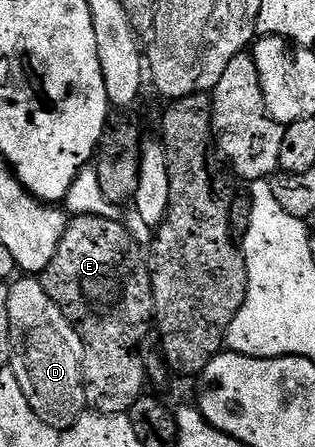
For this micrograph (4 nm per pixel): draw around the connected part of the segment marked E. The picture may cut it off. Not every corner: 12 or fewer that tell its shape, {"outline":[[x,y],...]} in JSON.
{"outline":[[71,218],[44,289],[80,333],[86,405],[147,390],[147,260],[125,222]]}

